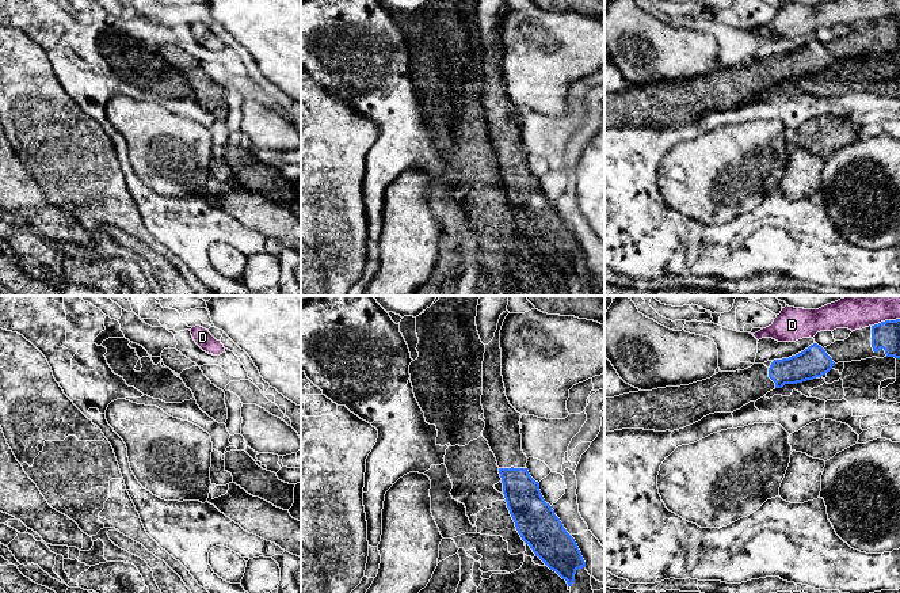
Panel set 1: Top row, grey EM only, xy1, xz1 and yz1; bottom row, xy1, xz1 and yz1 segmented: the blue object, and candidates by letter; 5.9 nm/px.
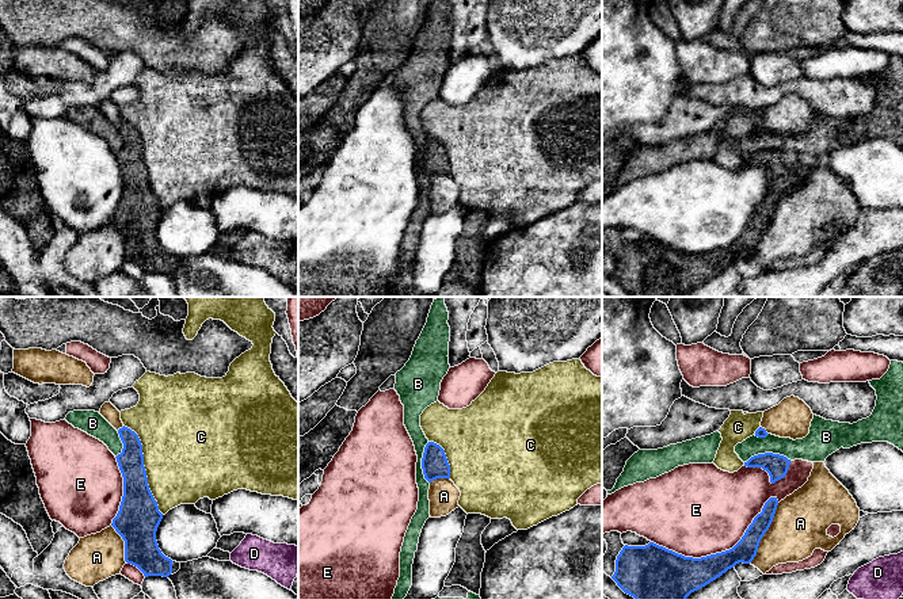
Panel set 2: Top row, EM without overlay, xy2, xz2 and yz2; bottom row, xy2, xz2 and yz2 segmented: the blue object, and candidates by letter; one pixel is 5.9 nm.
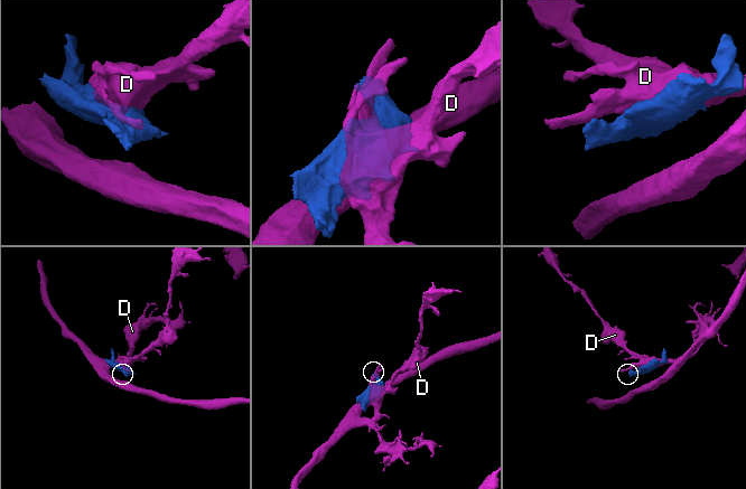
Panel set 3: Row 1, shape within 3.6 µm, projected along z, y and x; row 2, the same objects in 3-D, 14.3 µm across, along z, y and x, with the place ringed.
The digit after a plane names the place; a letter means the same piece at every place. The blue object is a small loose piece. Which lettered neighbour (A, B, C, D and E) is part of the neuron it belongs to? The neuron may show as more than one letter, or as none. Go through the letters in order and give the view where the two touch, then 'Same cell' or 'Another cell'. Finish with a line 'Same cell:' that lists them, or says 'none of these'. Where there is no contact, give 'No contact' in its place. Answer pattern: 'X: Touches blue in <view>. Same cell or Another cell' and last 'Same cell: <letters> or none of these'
A: Touches blue in yz2. Another cell
B: Touches blue in yz2. Another cell
C: Touches blue in xy2. Another cell
D: Touches blue in yz1. Another cell
E: Touches blue in yz2. Another cell
Same cell: none of these

